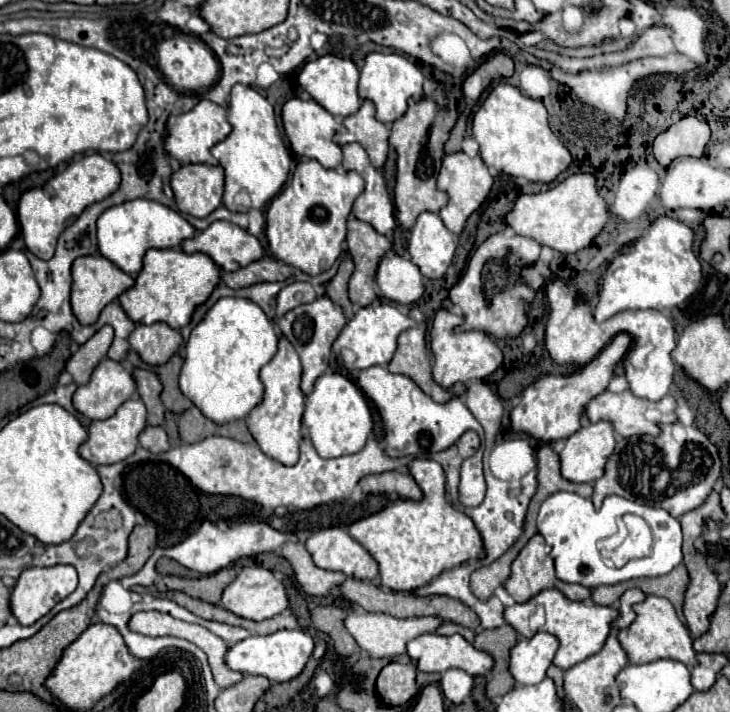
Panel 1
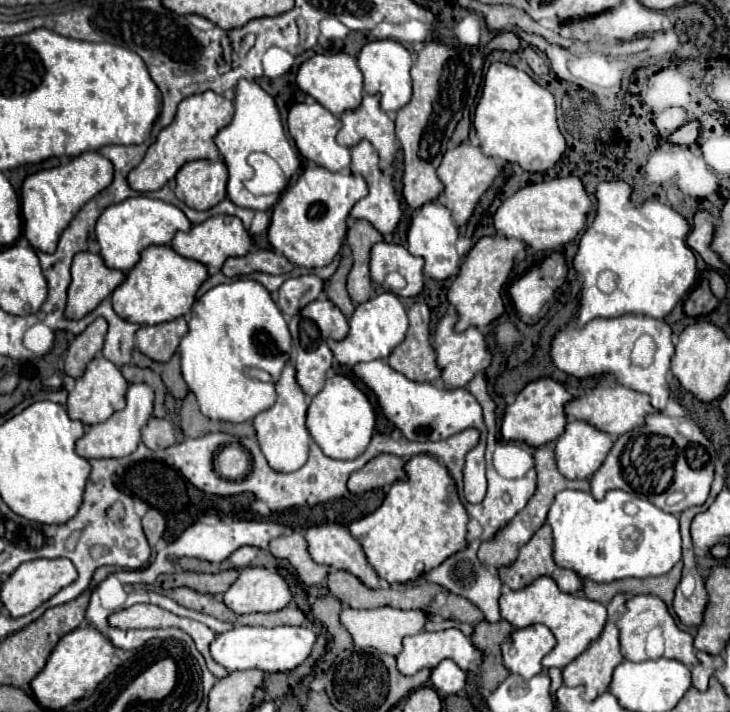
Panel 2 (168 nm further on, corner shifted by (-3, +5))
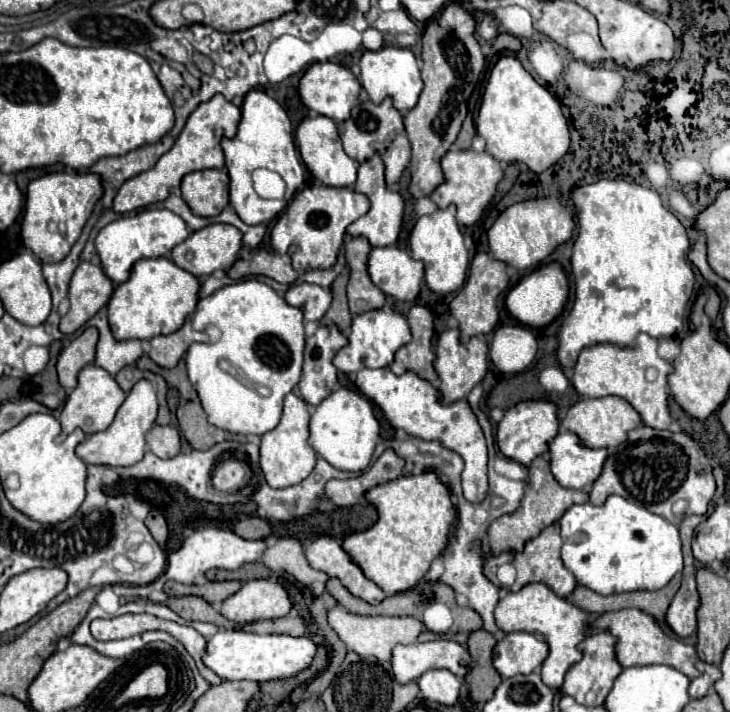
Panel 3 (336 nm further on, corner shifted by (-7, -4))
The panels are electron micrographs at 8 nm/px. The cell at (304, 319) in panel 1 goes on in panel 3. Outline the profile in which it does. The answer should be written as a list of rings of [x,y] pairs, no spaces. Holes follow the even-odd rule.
[[[318,327],[318,331],[306,339],[304,371],[298,387],[308,405],[320,405],[334,391],[338,371],[332,359],[346,343],[348,339],[336,327]]]

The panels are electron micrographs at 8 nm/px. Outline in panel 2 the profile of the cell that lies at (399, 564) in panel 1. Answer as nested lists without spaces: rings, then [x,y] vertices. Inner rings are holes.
[[[418,454],[406,462],[404,470],[408,478],[392,484],[382,506],[350,524],[350,532],[362,544],[370,566],[390,584],[418,580],[424,572],[442,564],[446,556],[466,548],[468,532],[466,508],[458,500],[456,484],[446,466],[434,456]]]

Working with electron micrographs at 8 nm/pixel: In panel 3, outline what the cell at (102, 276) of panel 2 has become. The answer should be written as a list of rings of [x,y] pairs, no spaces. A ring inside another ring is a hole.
[[[82,261],[70,281],[70,311],[60,319],[60,331],[64,335],[72,335],[74,331],[78,331],[108,303],[112,291],[112,281],[104,275],[102,267],[90,261]]]

